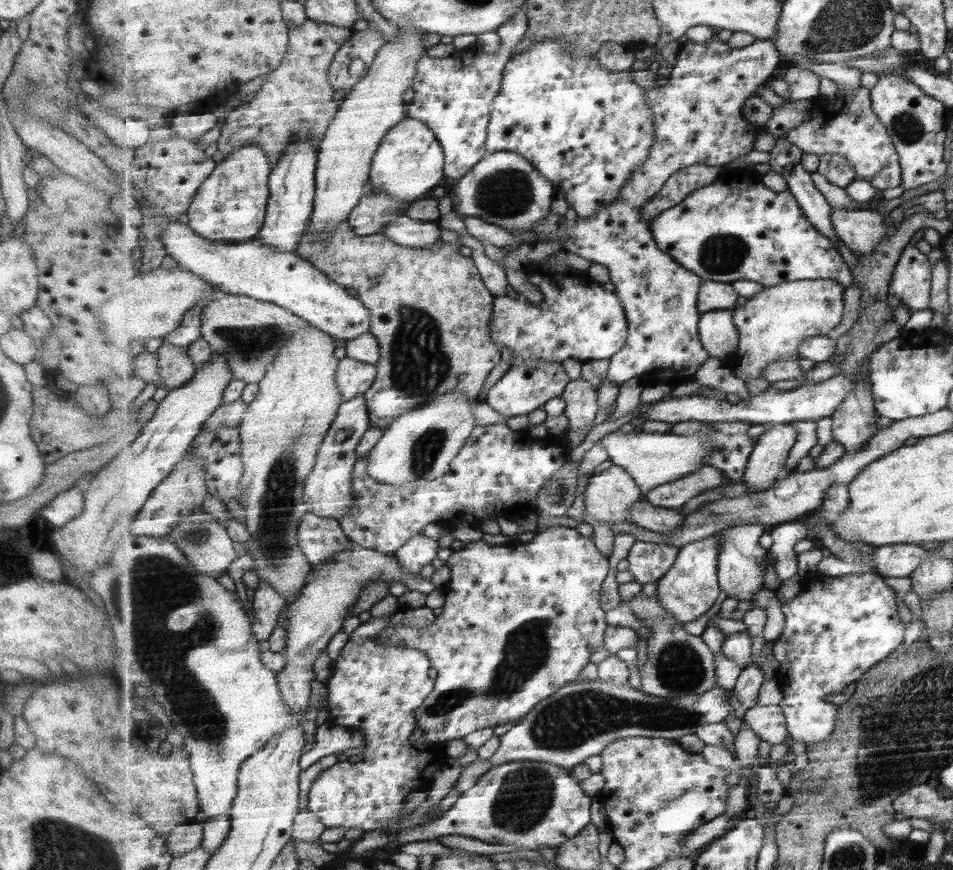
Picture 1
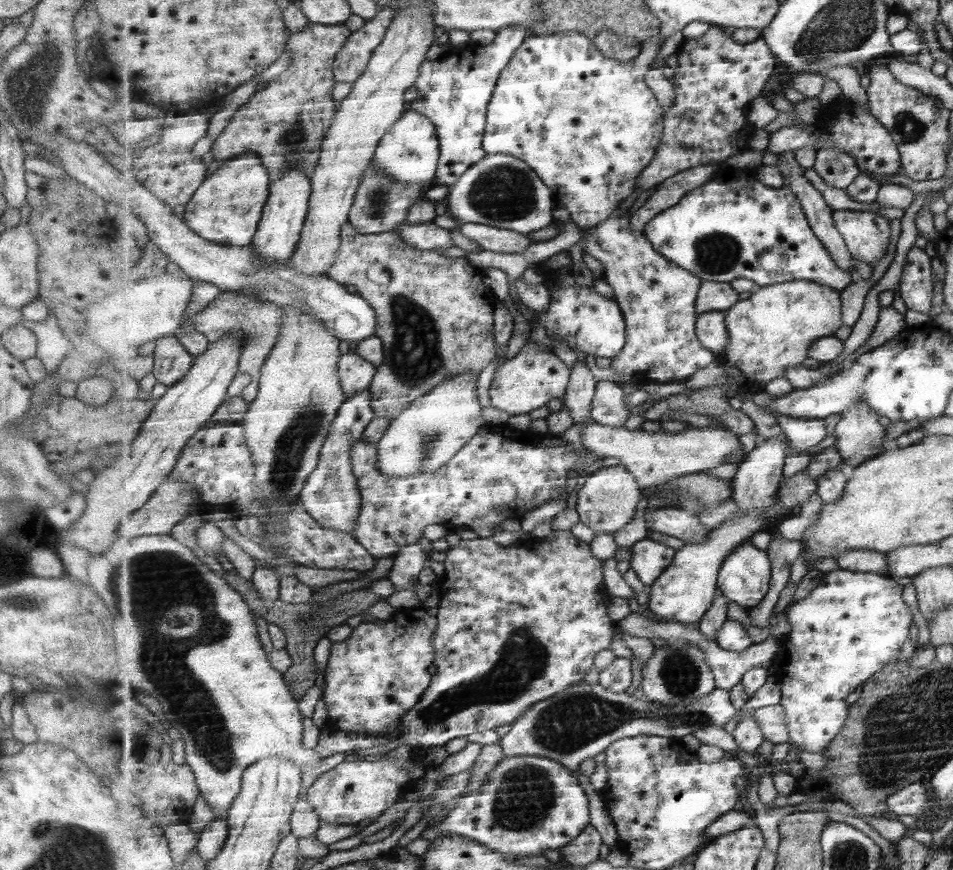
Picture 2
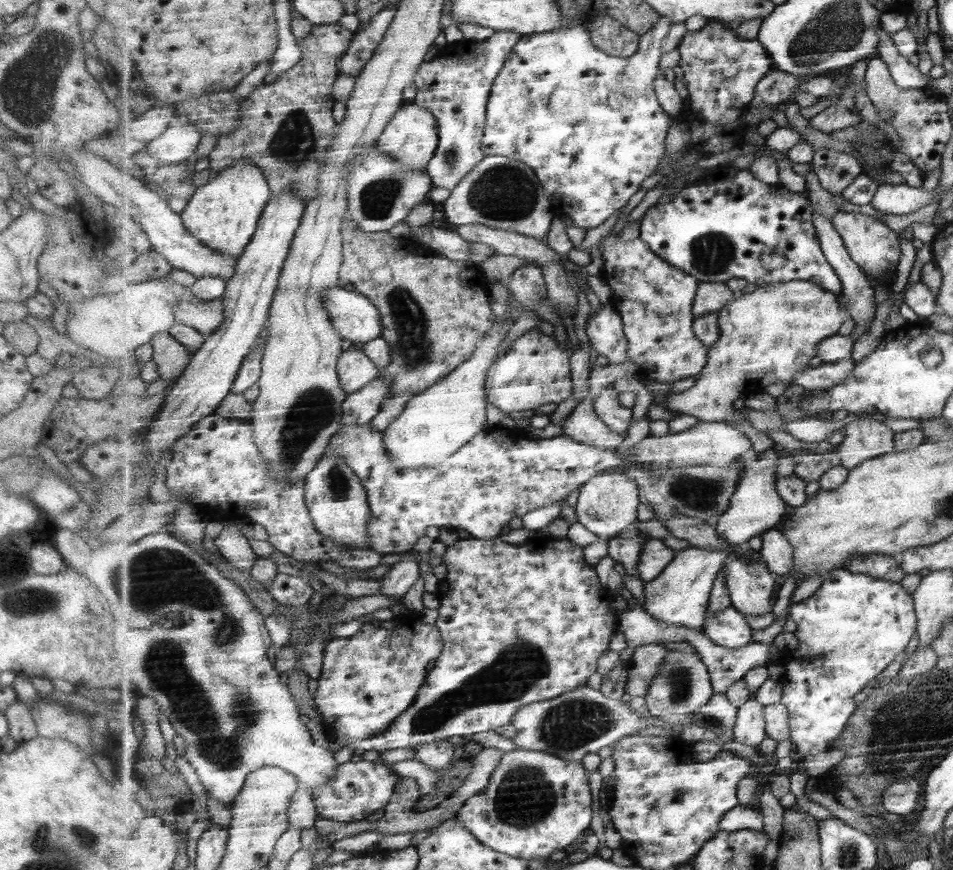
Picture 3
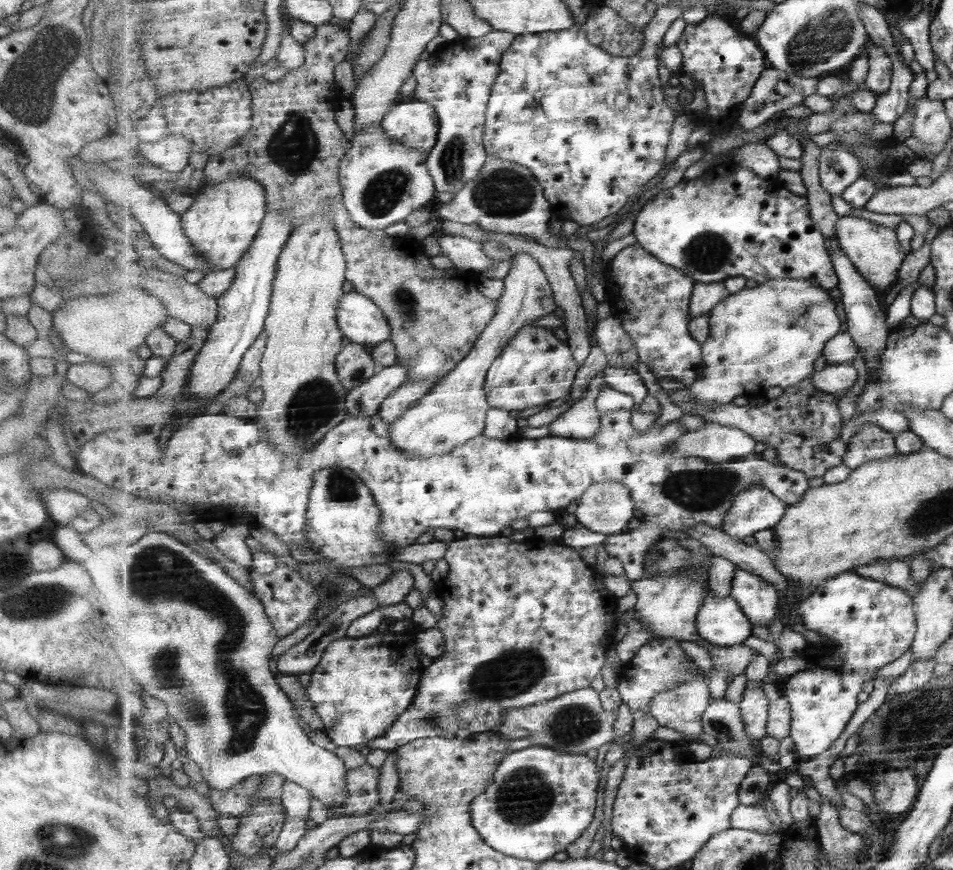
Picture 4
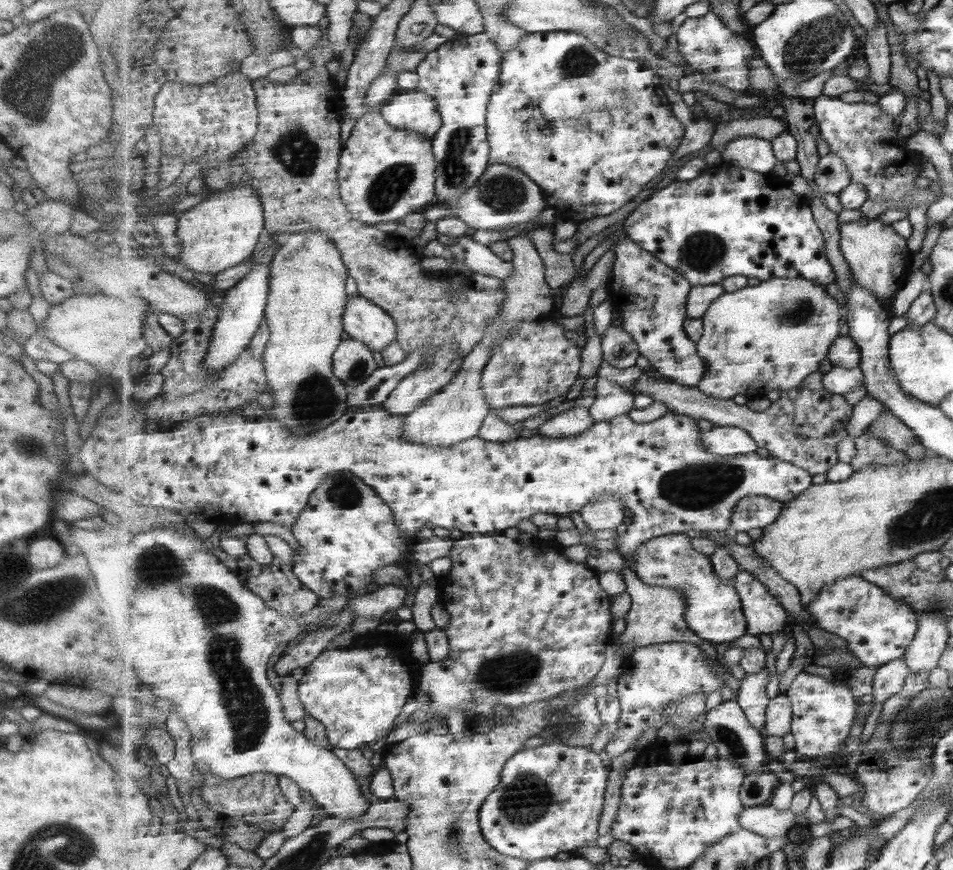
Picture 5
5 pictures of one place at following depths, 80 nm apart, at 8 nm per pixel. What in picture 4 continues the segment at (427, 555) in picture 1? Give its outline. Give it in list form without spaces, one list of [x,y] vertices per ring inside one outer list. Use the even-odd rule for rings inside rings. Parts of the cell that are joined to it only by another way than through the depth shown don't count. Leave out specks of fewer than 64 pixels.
[[[397,570],[387,582],[376,586],[371,593],[381,607],[397,606],[397,604],[405,603],[405,598],[413,590],[413,584],[415,584],[415,578],[409,570]]]

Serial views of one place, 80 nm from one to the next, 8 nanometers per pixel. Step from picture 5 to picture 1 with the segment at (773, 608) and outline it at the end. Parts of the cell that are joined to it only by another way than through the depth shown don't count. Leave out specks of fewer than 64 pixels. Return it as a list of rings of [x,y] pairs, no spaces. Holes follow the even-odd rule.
[[[738,524],[717,534],[722,538],[718,581],[721,590],[728,597],[754,603],[755,594],[765,588],[765,574],[767,574],[765,558],[767,558],[768,550],[761,548],[759,538],[761,538],[761,534],[769,532],[769,530],[770,527],[763,524]]]

